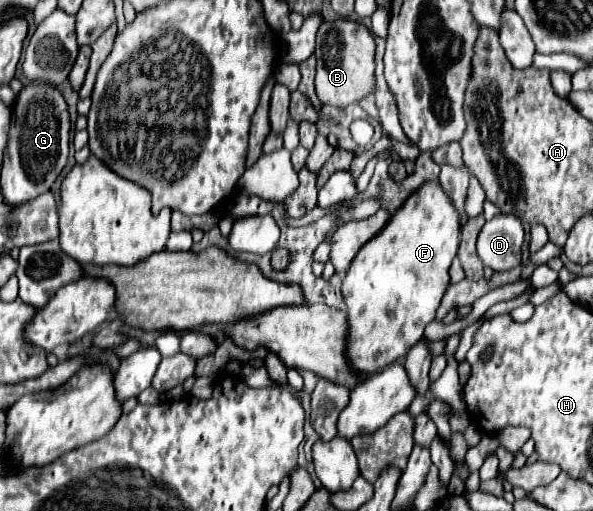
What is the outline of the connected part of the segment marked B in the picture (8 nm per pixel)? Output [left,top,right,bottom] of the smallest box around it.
[315,17,375,107]

